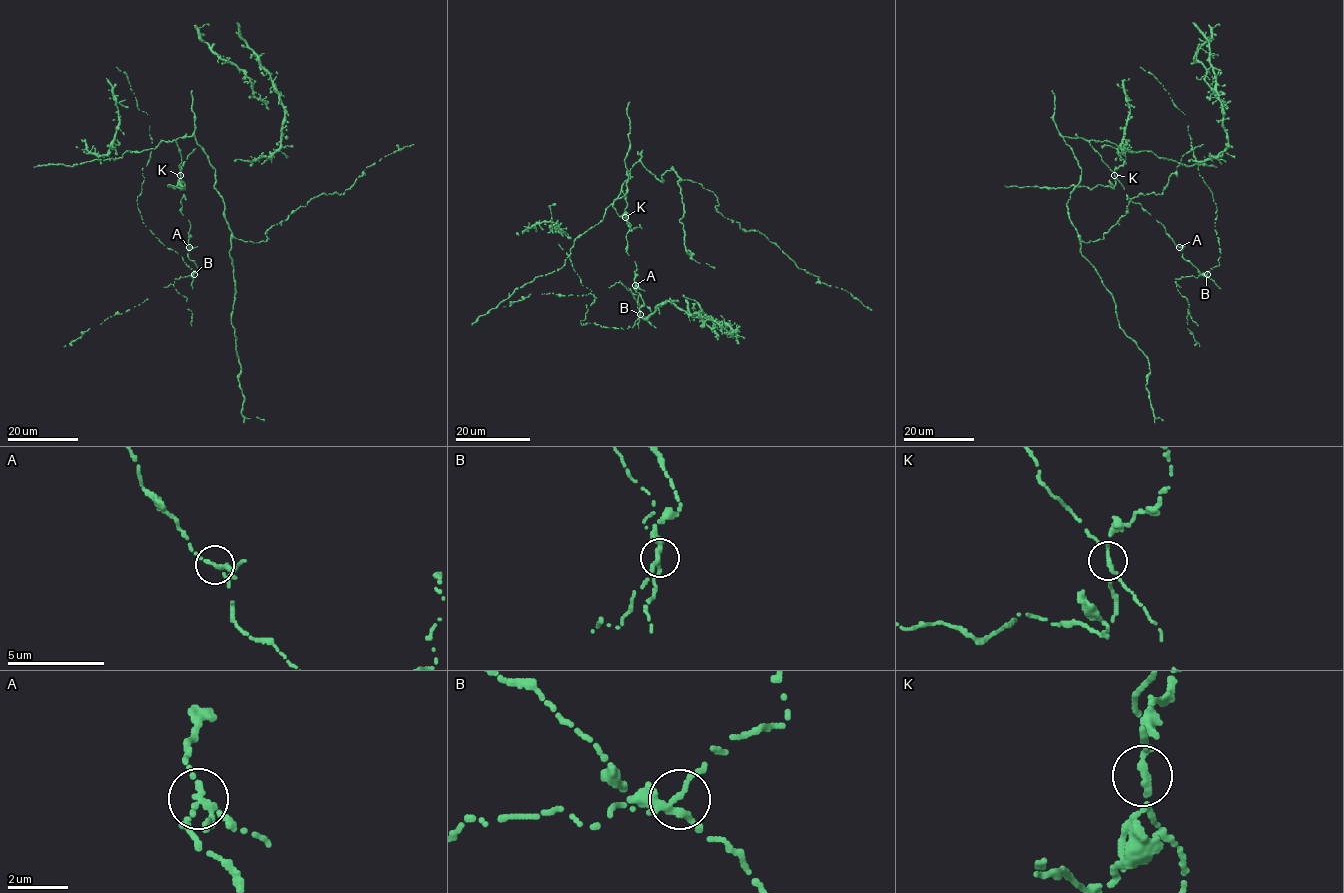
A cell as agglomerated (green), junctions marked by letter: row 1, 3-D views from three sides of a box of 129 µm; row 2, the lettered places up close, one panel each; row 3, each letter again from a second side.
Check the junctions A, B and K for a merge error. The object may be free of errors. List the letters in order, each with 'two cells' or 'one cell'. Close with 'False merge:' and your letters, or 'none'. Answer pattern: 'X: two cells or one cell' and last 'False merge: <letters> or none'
A: one cell
B: one cell
K: two cells
False merge: K

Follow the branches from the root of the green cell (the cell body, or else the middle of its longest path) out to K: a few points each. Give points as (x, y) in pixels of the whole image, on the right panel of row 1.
K: (1129, 199), (1114, 175)

